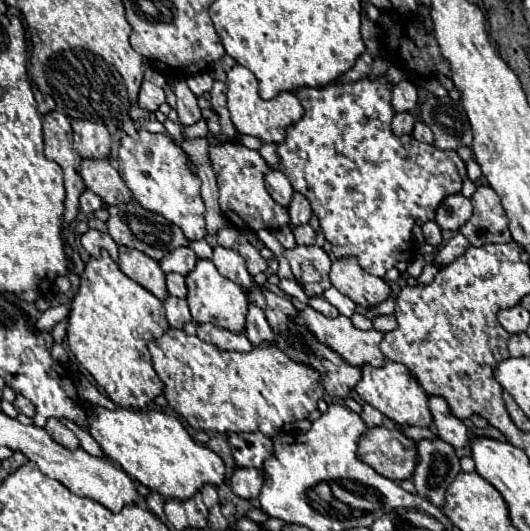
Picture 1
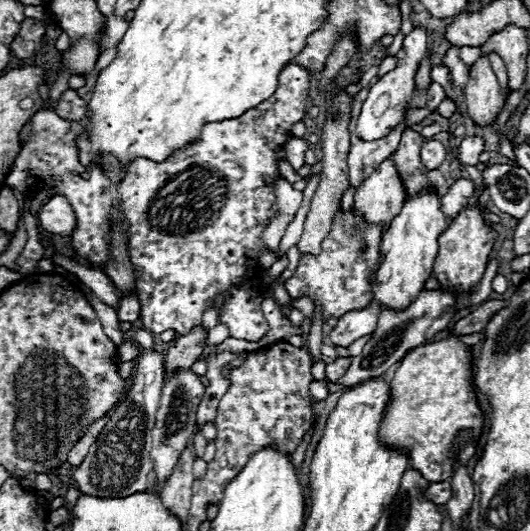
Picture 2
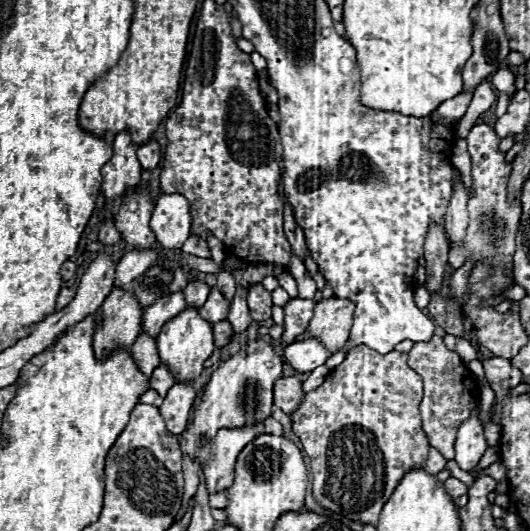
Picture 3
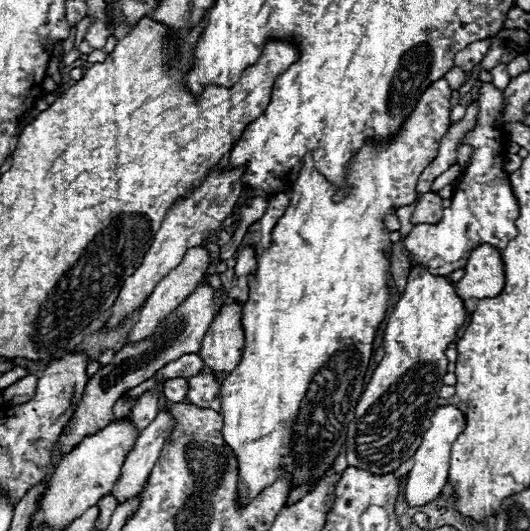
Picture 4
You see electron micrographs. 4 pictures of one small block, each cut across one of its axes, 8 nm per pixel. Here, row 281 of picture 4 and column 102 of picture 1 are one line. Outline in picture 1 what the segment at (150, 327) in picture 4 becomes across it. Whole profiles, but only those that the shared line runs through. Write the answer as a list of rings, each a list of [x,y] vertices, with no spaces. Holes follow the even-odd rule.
[[[82,160],[80,176],[86,188],[98,194],[106,206],[120,206],[132,202],[132,192],[108,160]]]

